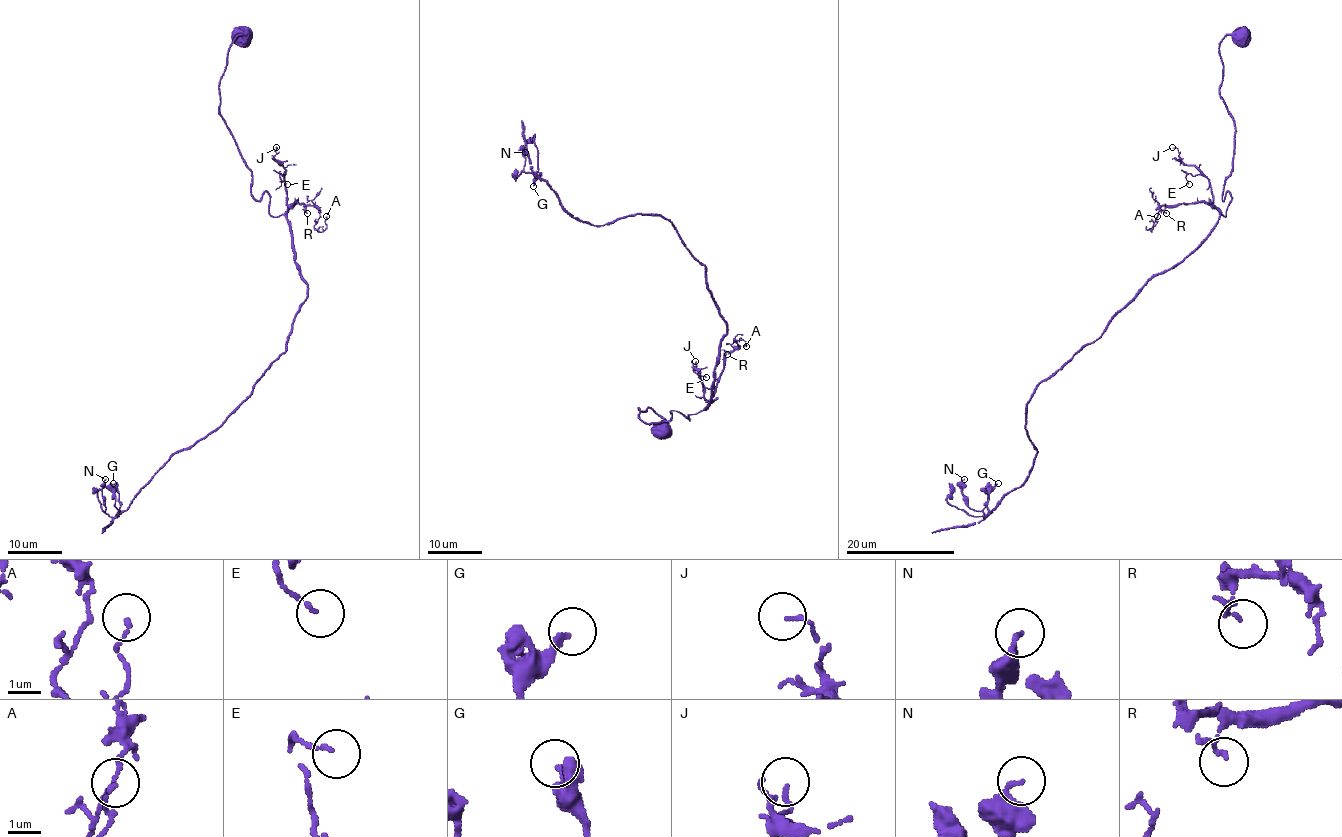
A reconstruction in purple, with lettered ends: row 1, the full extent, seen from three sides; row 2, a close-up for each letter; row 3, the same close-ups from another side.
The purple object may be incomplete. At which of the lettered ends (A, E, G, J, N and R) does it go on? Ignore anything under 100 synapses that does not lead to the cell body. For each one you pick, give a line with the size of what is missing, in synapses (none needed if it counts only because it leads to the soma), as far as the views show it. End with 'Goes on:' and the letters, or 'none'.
Goes on: none

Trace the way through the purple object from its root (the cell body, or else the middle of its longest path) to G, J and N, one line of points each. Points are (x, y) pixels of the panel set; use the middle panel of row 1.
G: (664, 431), (638, 408), (655, 423), (710, 400), (727, 322), (706, 269), (660, 216), (592, 225), (533, 186)
J: (664, 431), (653, 410), (638, 408), (645, 423), (705, 408), (695, 361)
N: (664, 431), (638, 408), (655, 423), (710, 400), (727, 322), (706, 269), (660, 216), (575, 219), (525, 152)

